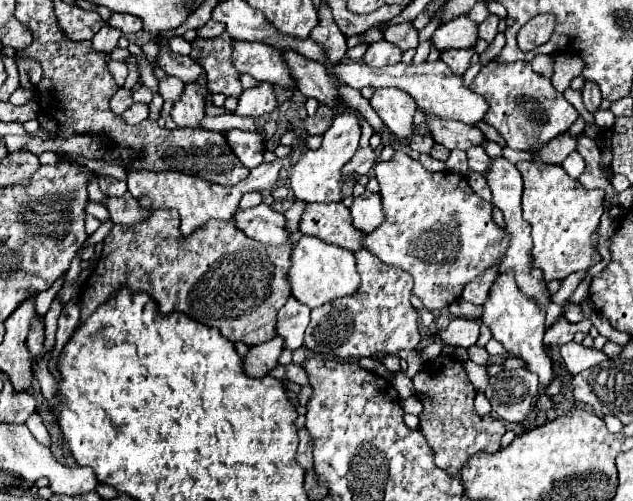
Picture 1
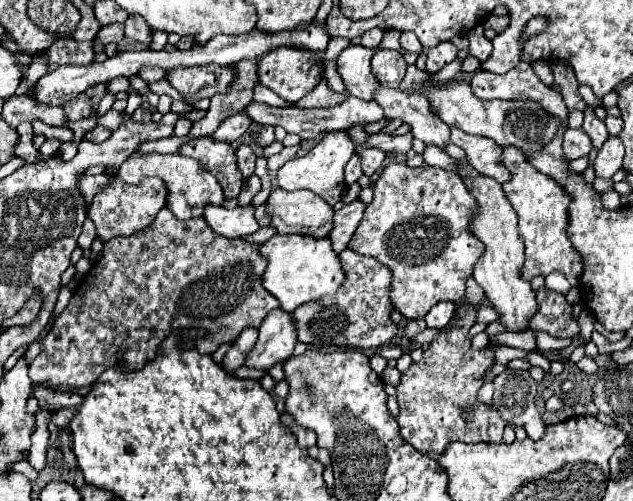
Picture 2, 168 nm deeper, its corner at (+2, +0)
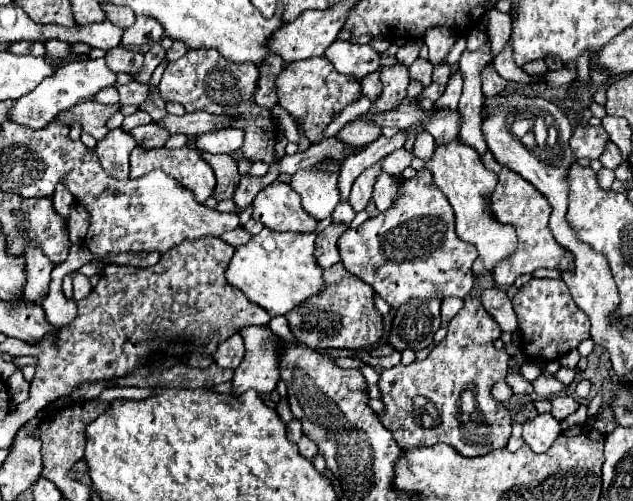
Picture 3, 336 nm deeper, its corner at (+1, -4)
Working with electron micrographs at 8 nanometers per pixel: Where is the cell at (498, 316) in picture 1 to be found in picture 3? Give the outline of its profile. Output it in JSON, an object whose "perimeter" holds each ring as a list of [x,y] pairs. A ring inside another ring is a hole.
{"perimeter":[[[456,139],[452,143],[448,143],[446,147],[436,145],[434,157],[428,163],[424,163],[424,161],[415,157],[412,160],[411,167],[414,167],[416,171],[426,167],[434,173],[436,185],[442,189],[442,193],[448,197],[448,201],[454,209],[458,237],[466,243],[472,243],[478,249],[478,259],[474,261],[474,267],[472,267],[474,275],[476,277],[492,275],[494,267],[500,261],[508,259],[518,247],[516,229],[512,225],[500,223],[490,209],[490,195],[498,185],[498,177],[482,165],[476,149],[464,147],[462,143],[456,143]]]}

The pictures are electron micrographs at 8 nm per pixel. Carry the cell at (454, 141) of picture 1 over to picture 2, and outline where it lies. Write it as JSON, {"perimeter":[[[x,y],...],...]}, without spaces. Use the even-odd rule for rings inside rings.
{"perimeter":[[[379,87],[379,91],[375,91],[375,101],[383,107],[385,117],[403,119],[411,127],[415,139],[439,147],[449,141],[449,125],[431,113],[425,95],[407,95],[399,89]]]}

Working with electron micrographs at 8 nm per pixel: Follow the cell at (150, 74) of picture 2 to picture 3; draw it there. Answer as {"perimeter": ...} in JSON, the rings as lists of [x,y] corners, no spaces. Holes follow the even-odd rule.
{"perimeter":[[[114,47],[106,51],[106,63],[116,73],[132,73],[136,75],[144,67],[144,55],[138,51],[128,51],[122,47]]]}

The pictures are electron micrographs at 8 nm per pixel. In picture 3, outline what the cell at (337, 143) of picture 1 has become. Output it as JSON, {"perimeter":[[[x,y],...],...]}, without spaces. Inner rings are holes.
{"perimeter":[[[328,159],[310,165],[302,171],[296,171],[296,175],[292,175],[290,179],[290,187],[302,197],[304,209],[312,217],[326,219],[332,215],[334,207],[340,201],[338,175],[340,175],[340,165]]]}

